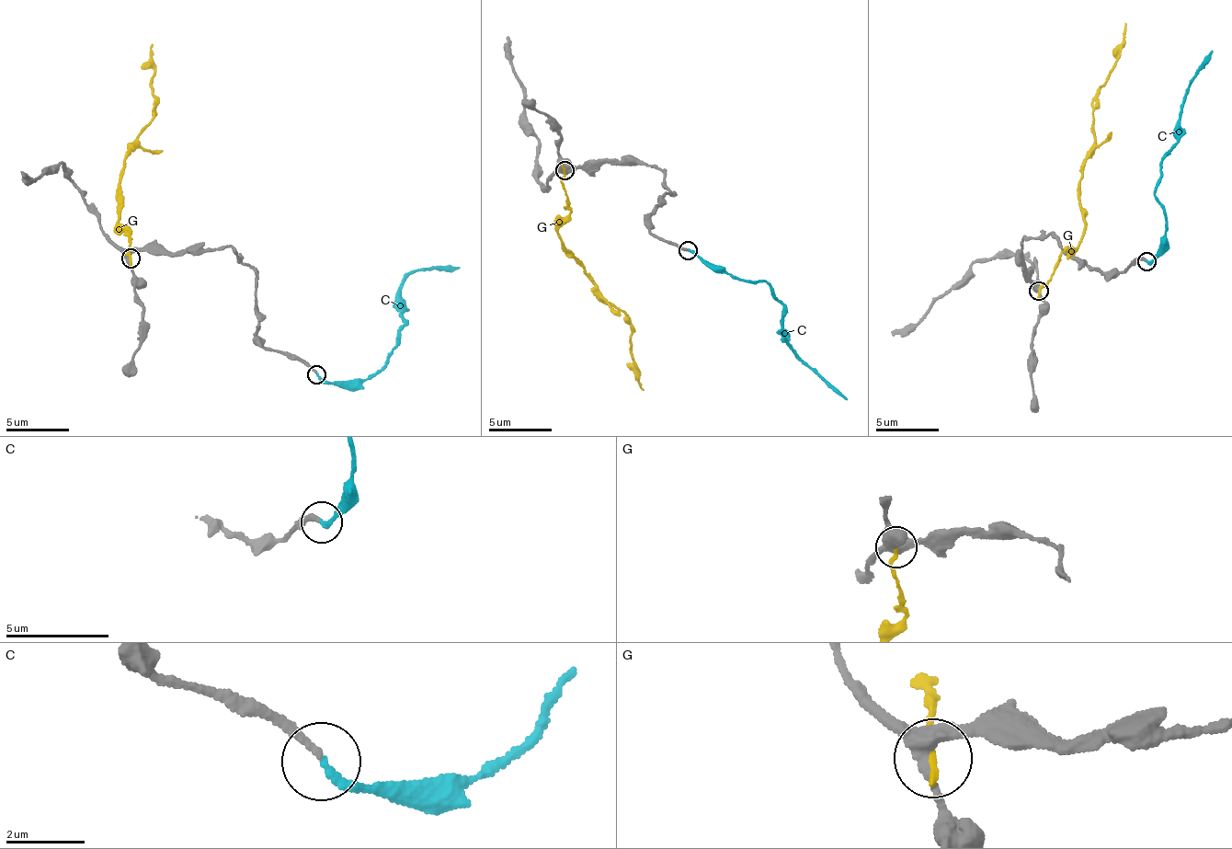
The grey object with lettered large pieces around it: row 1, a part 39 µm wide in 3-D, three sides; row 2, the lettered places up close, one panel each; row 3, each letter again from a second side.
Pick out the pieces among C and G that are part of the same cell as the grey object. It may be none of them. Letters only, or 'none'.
C

